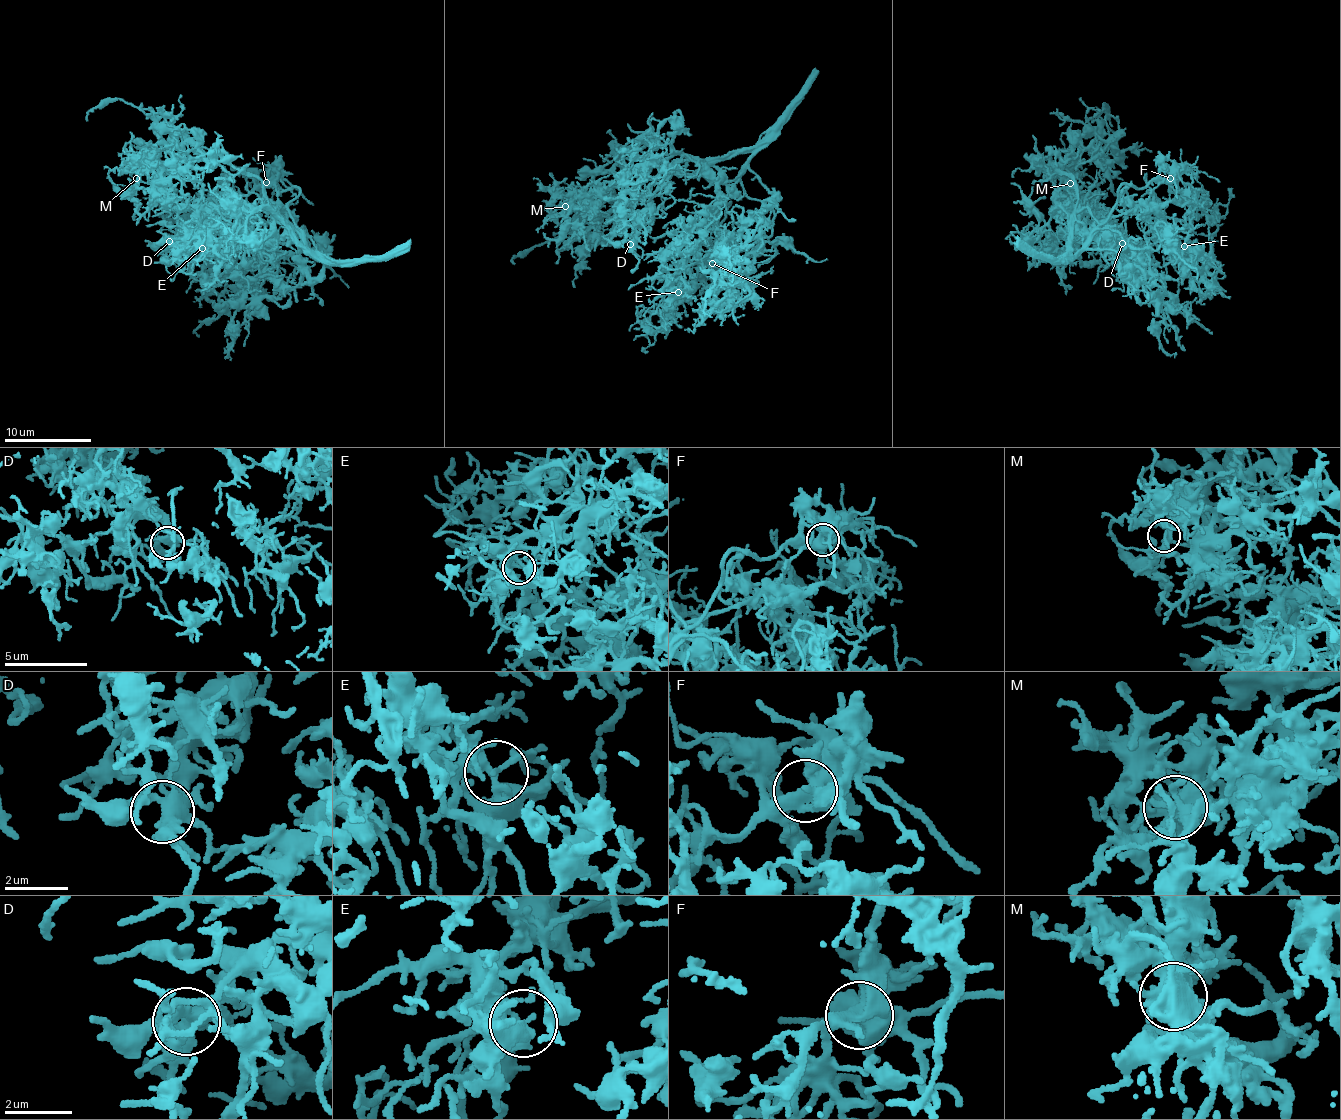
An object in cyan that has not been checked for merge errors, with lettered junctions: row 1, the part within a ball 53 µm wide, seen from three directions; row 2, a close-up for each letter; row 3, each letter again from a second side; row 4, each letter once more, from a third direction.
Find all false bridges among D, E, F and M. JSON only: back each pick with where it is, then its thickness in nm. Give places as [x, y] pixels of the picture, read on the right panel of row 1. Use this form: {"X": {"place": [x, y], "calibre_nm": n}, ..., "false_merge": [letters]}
{"false_merge": []}

